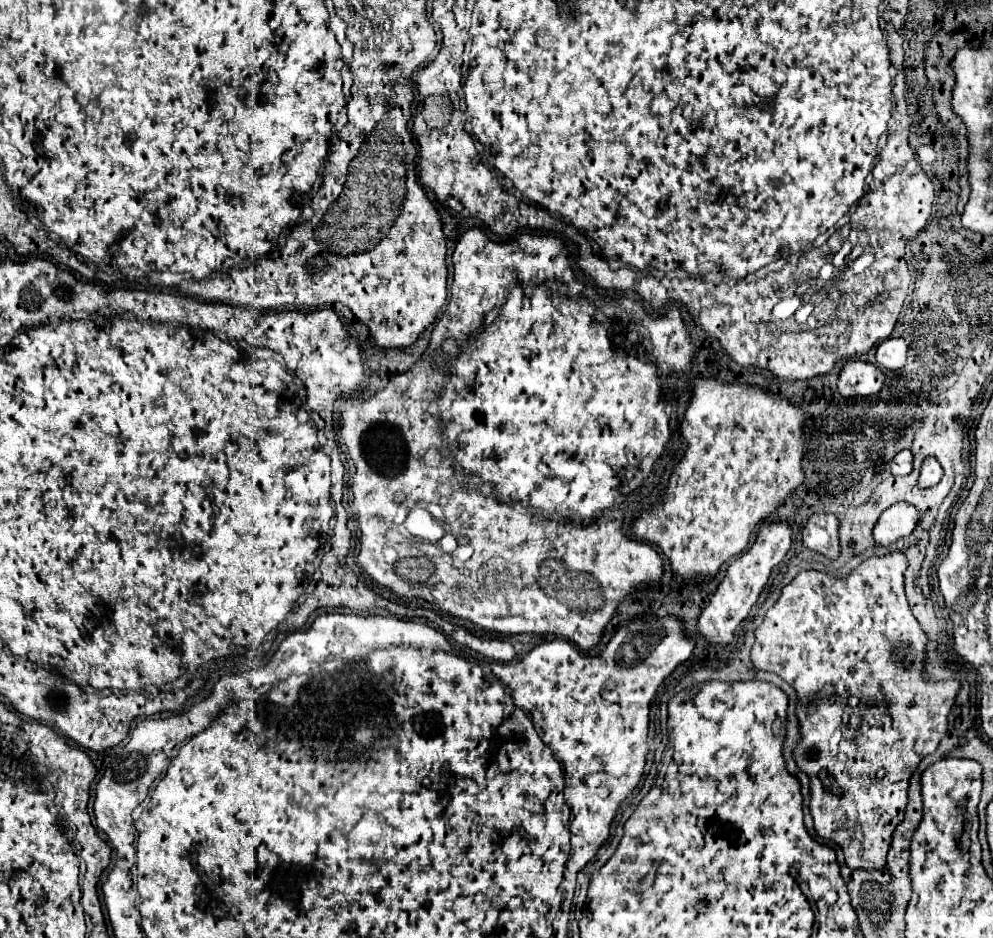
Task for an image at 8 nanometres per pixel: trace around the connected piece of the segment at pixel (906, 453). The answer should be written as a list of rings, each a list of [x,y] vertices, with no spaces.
[[[900,450],[890,462],[890,470],[896,476],[910,474],[910,470],[912,470],[912,452],[910,450]]]

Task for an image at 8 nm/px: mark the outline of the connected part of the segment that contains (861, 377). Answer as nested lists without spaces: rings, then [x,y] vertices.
[[[846,360],[838,378],[838,392],[844,398],[874,396],[884,384],[884,374],[878,366],[862,360]]]

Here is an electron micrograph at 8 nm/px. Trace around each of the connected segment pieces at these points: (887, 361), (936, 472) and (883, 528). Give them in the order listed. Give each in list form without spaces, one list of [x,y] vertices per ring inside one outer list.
[[[888,338],[878,344],[876,362],[880,368],[886,370],[900,370],[906,364],[908,344],[904,338]]]
[[[934,456],[924,458],[922,468],[920,468],[920,480],[918,480],[918,486],[920,486],[920,488],[930,488],[930,486],[938,484],[940,478],[942,478],[942,466],[938,464],[938,460],[936,460]]]
[[[896,502],[882,512],[874,526],[874,540],[880,546],[890,546],[898,538],[906,538],[918,526],[922,514],[908,502]]]

